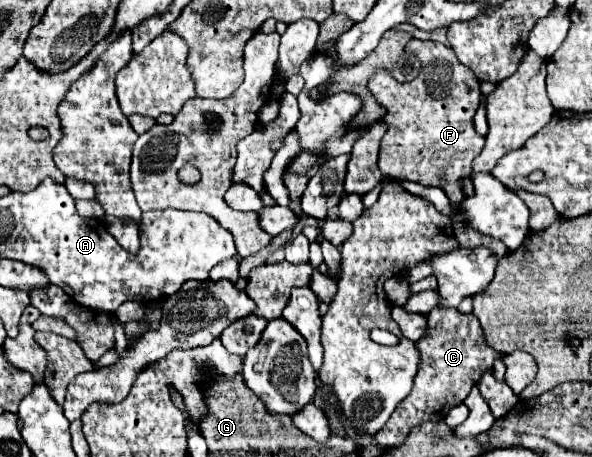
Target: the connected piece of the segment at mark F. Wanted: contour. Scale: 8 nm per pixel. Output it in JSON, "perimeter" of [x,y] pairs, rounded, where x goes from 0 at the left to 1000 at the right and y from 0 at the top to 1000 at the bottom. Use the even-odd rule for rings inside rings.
{"perimeter":[[[694,85],[684,116],[701,120],[711,133],[701,173],[674,182],[660,155],[633,151],[620,182],[627,208],[644,234],[654,239],[650,256],[644,260],[654,274],[654,287],[644,304],[640,370],[657,387],[745,409],[769,449],[769,470],[762,484],[772,527],[785,540],[823,540],[833,549],[833,558],[840,558],[840,567],[846,567],[856,558],[856,540],[840,523],[813,514],[809,505],[785,501],[779,470],[772,470],[775,440],[782,435],[775,392],[796,379],[796,352],[813,335],[819,313],[819,300],[809,295],[799,274],[802,243],[813,225],[809,173],[792,147],[782,147],[772,120],[748,94]]]}

